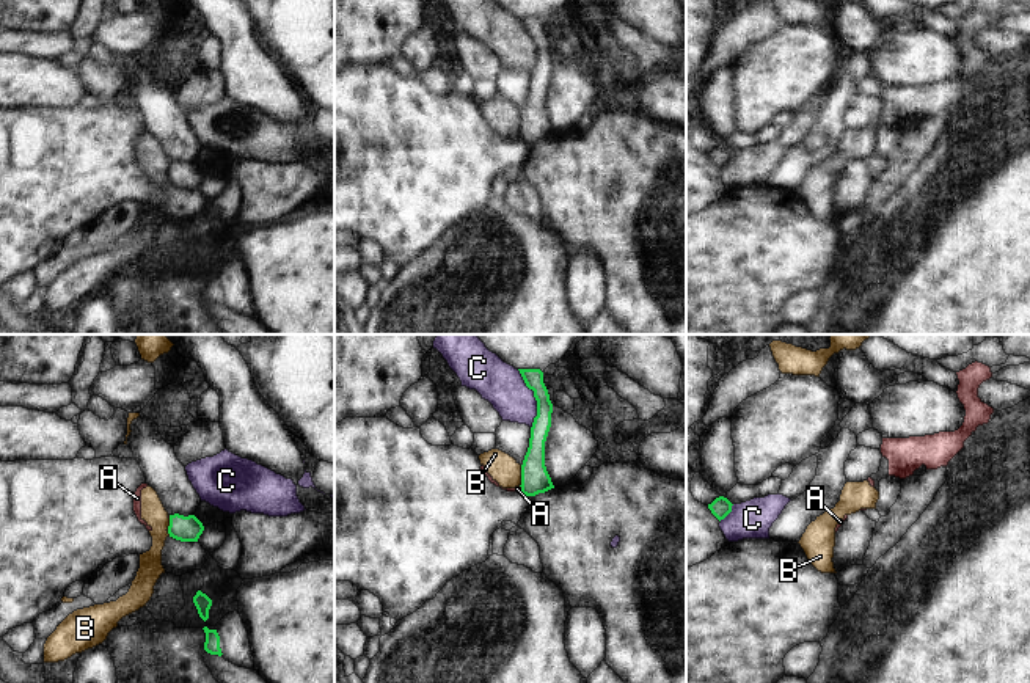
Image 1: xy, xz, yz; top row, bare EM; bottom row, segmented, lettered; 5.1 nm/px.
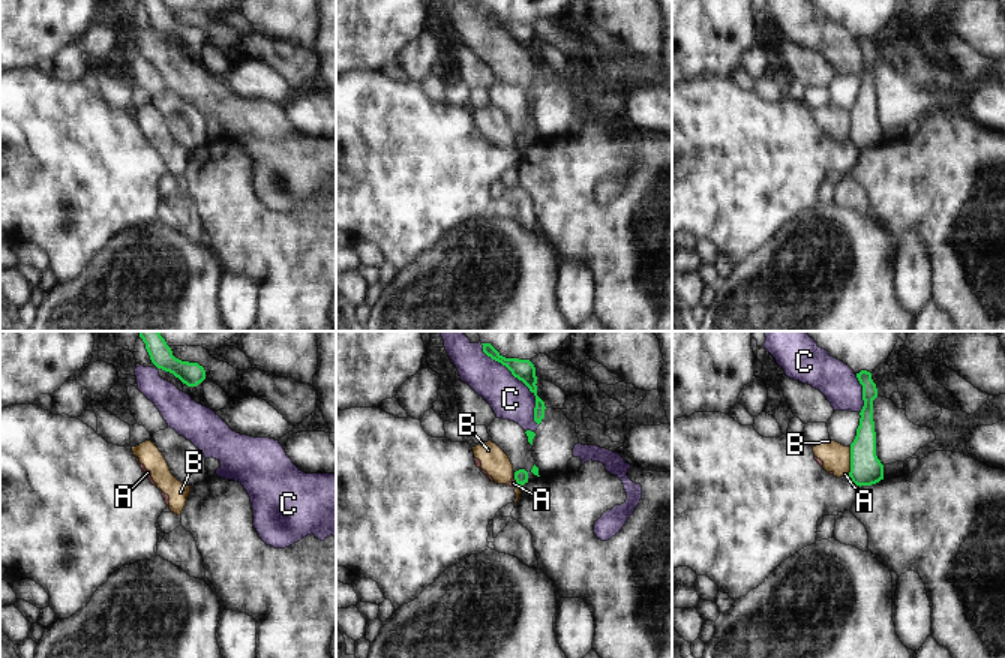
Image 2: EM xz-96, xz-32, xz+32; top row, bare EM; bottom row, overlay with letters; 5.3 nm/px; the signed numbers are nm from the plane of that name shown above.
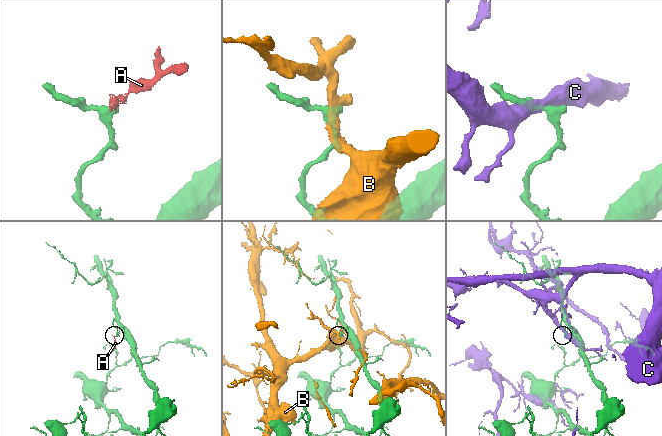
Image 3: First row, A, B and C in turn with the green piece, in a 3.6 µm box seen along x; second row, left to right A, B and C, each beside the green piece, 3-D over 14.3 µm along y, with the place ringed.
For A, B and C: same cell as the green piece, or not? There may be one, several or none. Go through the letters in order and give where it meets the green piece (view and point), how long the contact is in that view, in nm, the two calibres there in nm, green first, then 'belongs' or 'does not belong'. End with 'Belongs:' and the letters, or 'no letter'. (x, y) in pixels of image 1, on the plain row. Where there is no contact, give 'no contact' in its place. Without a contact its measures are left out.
A: xz (522, 137) | 40 nm | 140/30 nm | does not belong
B: xz (522, 124) | 110 nm | 140/150 nm | does not belong
C: xz (536, 47) | 320 nm | 100/220 nm | does not belong
Belongs: no letter

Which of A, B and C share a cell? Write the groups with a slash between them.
A B / C

